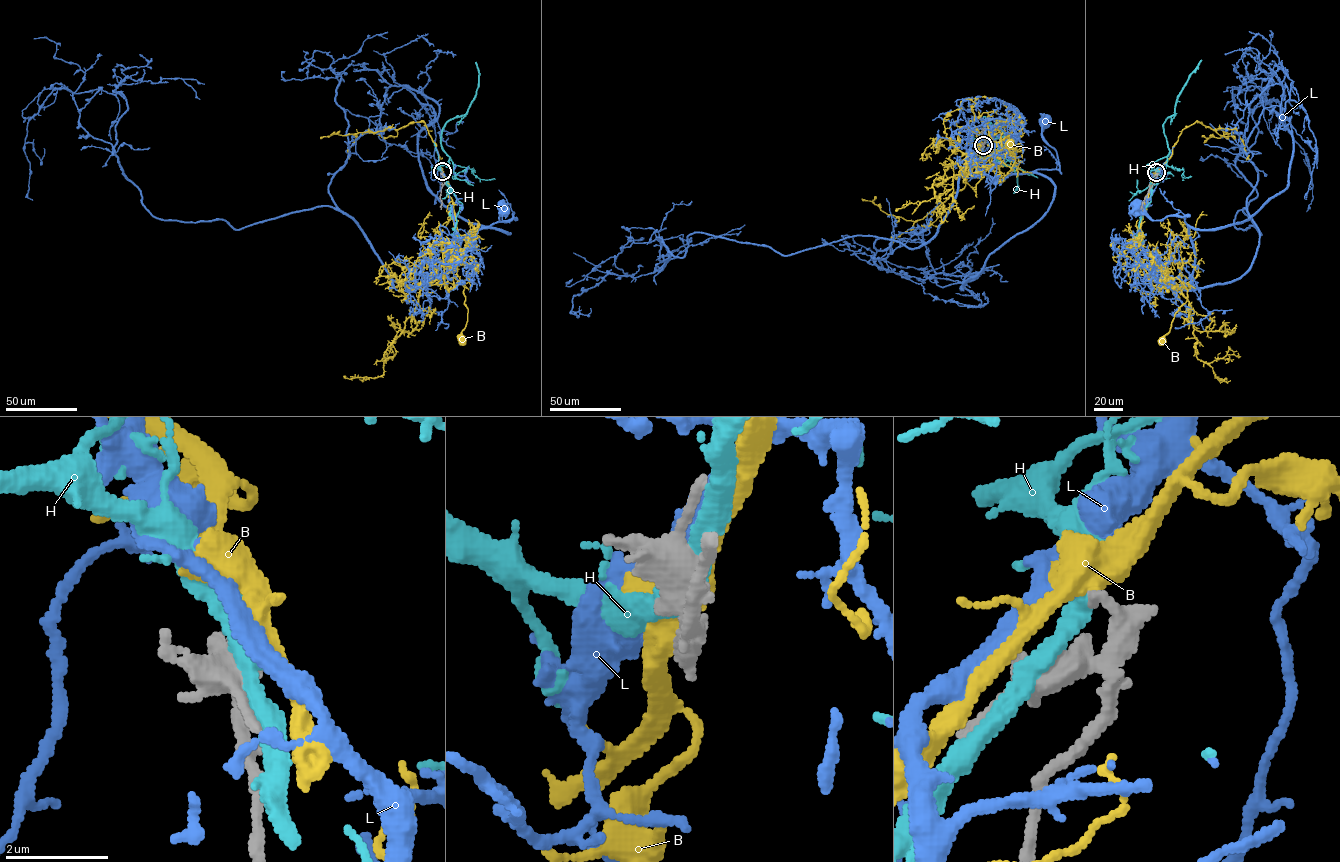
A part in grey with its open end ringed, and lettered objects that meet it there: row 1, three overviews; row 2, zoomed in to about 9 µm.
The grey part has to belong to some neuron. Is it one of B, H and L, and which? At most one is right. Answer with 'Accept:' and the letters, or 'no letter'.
Accept: L

